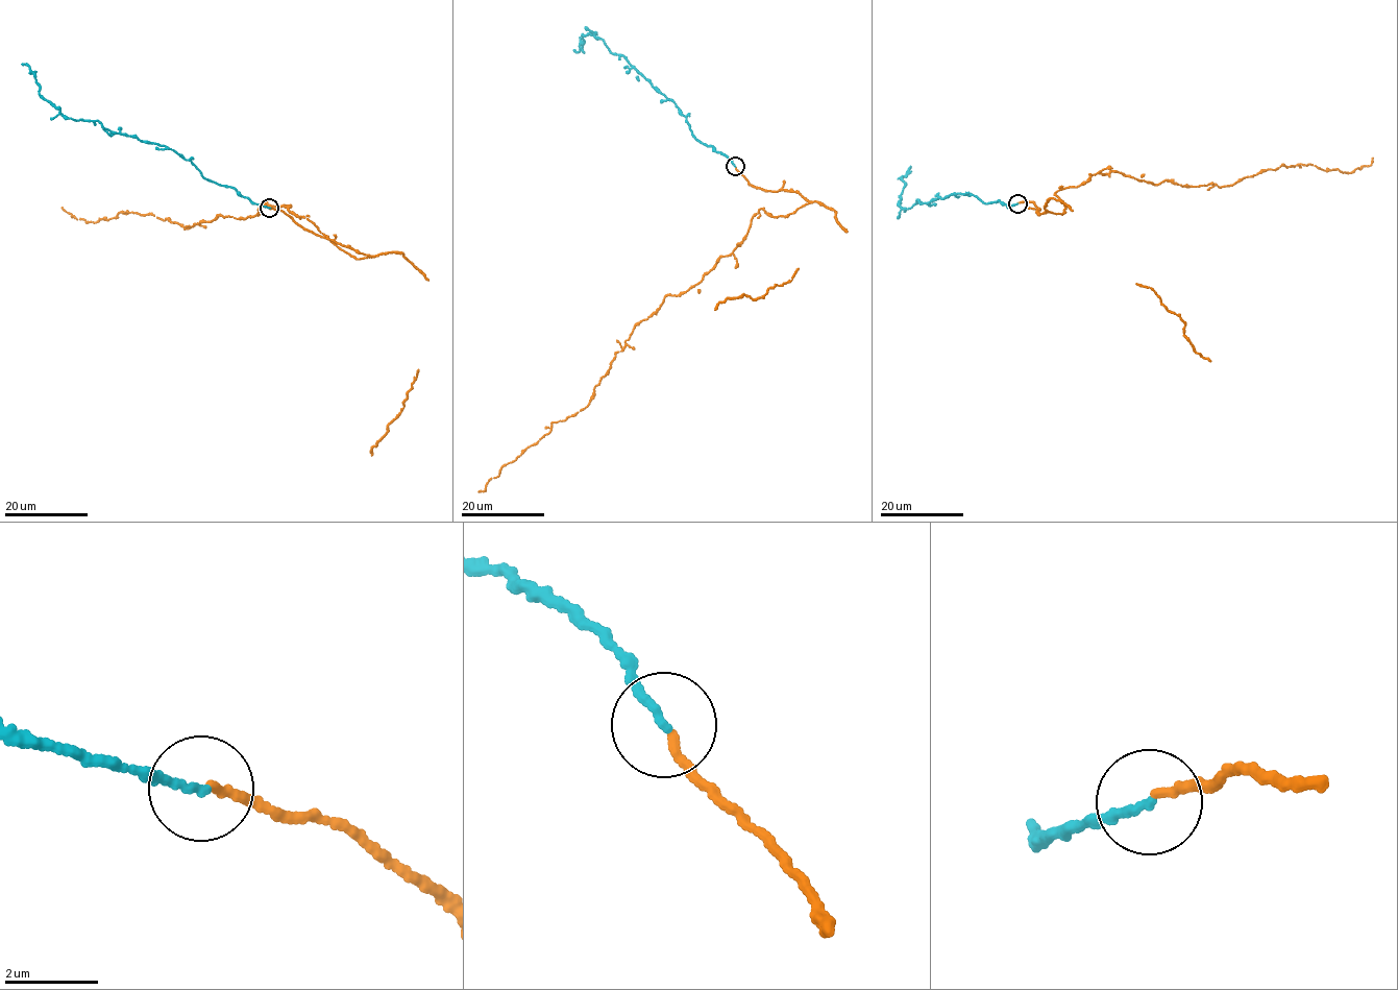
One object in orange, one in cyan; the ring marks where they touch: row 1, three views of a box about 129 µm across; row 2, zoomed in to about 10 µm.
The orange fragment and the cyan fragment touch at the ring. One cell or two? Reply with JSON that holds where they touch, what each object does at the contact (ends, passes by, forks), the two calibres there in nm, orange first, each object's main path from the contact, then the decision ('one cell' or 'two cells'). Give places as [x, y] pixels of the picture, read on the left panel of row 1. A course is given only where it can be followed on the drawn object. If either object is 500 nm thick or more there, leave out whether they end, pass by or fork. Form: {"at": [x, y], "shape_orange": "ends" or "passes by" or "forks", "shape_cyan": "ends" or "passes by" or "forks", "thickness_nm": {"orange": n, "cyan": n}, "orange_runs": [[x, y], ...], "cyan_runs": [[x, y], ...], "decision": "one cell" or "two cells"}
{"at": [269, 208], "shape_orange": "ends", "shape_cyan": "ends", "thickness_nm": {"orange": 200, "cyan": 180}, "orange_runs": [[270, 208], [372, 257], [351, 257], [281, 206], [186, 228], [126, 211], [87, 222], [62, 208]], "cyan_runs": [[269, 208], [205, 178], [167, 146], [111, 131], [98, 121], [66, 117], [39, 93], [35, 74], [21, 64]], "decision": "one cell"}

